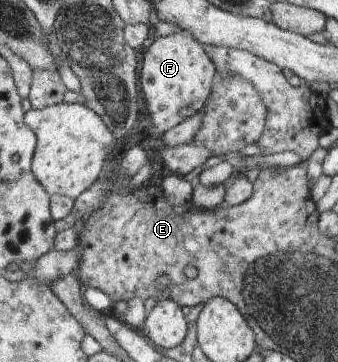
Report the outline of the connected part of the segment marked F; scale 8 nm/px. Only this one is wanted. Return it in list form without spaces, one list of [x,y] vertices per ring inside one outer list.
[[[177,32],[156,38],[149,48],[143,50],[141,57],[143,65],[140,69],[139,83],[153,125],[151,127],[153,133],[146,134],[146,137],[148,143],[155,144],[158,138],[173,126],[201,113],[211,93],[215,65],[194,37],[187,37]]]

